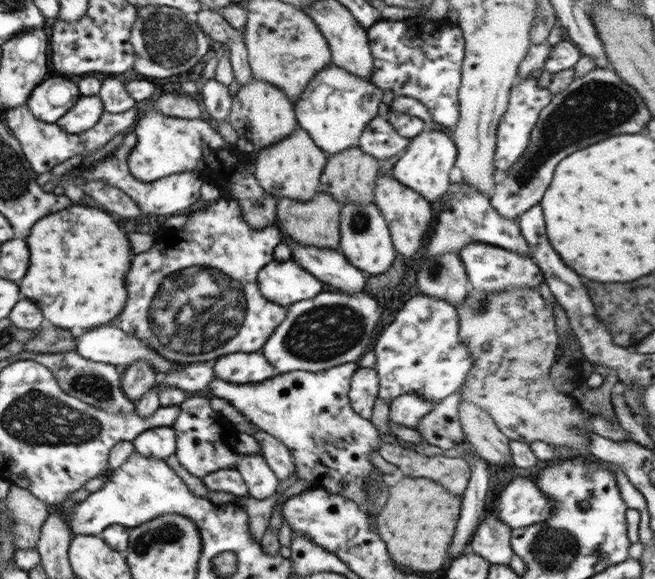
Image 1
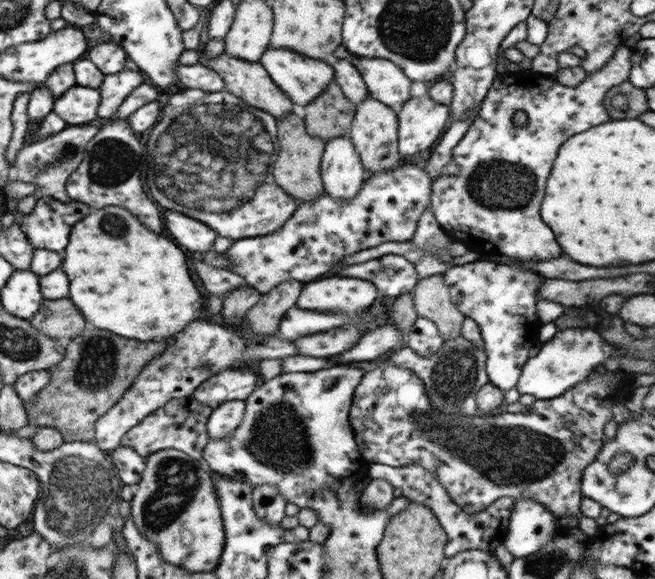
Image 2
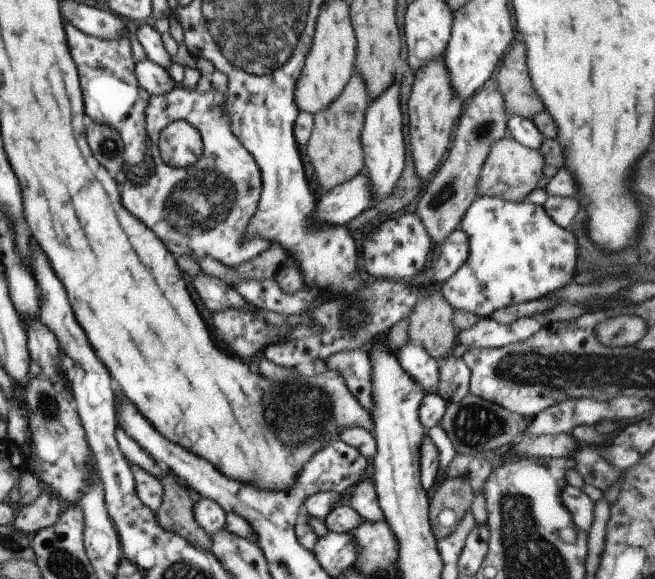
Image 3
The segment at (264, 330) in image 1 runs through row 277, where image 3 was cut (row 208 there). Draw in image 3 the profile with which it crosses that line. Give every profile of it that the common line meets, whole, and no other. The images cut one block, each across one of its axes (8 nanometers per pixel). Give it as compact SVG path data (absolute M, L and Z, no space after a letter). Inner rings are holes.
M175 82L165 94L147 96L143 114L155 172L145 184L123 184L123 206L129 214L137 216L171 254L187 254L193 260L209 256L227 268L237 268L241 262L257 258L257 254L267 250L271 242L257 234L247 234L249 220L253 218L261 198L261 176L255 160L231 132L225 100L225 94L215 90L199 94L185 88L181 82ZM181 120L193 126L201 136L203 154L193 166L173 170L161 162L159 134L171 122ZM175 238L181 238L183 242L177 244Z

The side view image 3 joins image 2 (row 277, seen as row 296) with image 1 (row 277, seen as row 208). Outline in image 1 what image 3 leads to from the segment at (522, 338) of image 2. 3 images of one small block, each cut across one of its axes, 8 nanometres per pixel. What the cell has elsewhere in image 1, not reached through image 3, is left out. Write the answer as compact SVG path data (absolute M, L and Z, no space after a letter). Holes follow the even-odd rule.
M471 242L467 246L463 246L459 250L459 260L463 264L463 268L467 270L467 282L475 292L483 292L483 294L499 294L499 292L507 292L511 288L531 288L537 290L539 284L543 282L541 270L535 266L535 262L531 258L519 256L515 252L507 252L503 248L495 248L483 242Z

